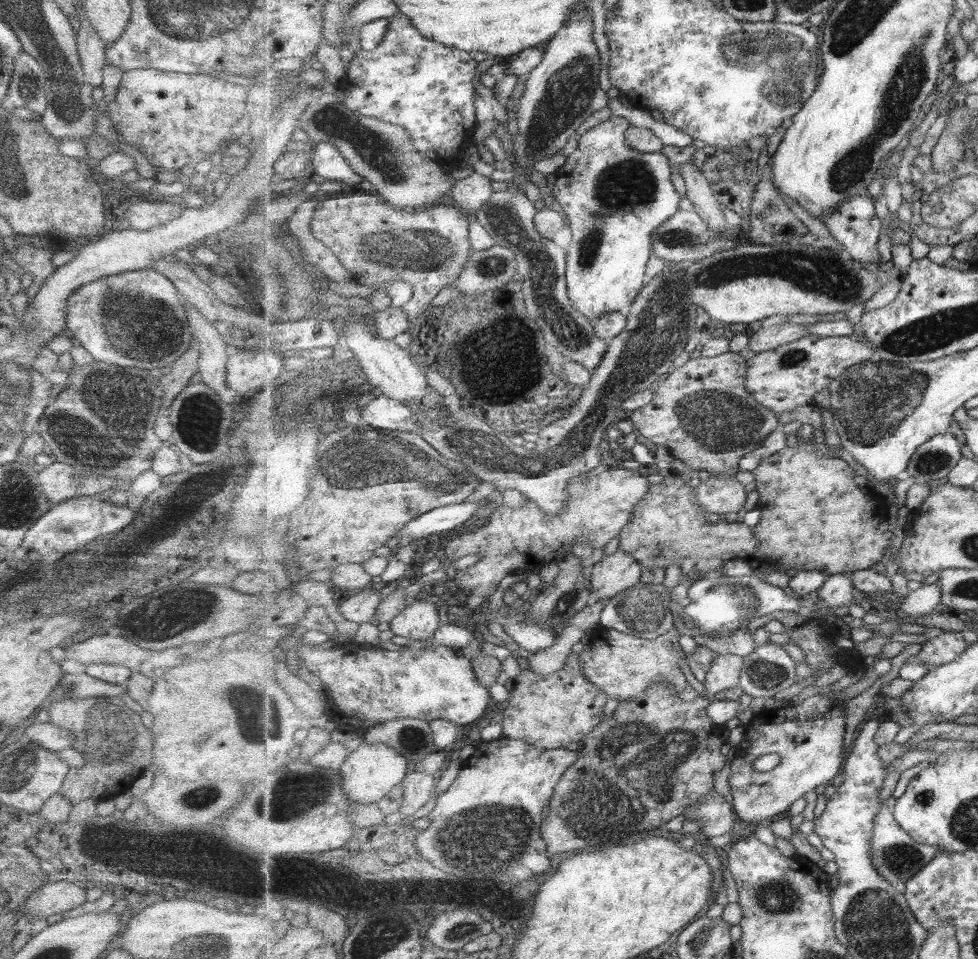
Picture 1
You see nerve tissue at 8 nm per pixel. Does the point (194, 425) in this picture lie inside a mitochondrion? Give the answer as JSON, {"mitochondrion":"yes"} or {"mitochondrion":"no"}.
{"mitochondrion":"yes"}

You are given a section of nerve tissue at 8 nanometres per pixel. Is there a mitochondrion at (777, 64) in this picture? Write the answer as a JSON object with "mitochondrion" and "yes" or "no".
{"mitochondrion":"yes"}

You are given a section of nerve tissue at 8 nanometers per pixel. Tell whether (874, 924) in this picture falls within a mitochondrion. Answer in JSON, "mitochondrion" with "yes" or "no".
{"mitochondrion":"yes"}

